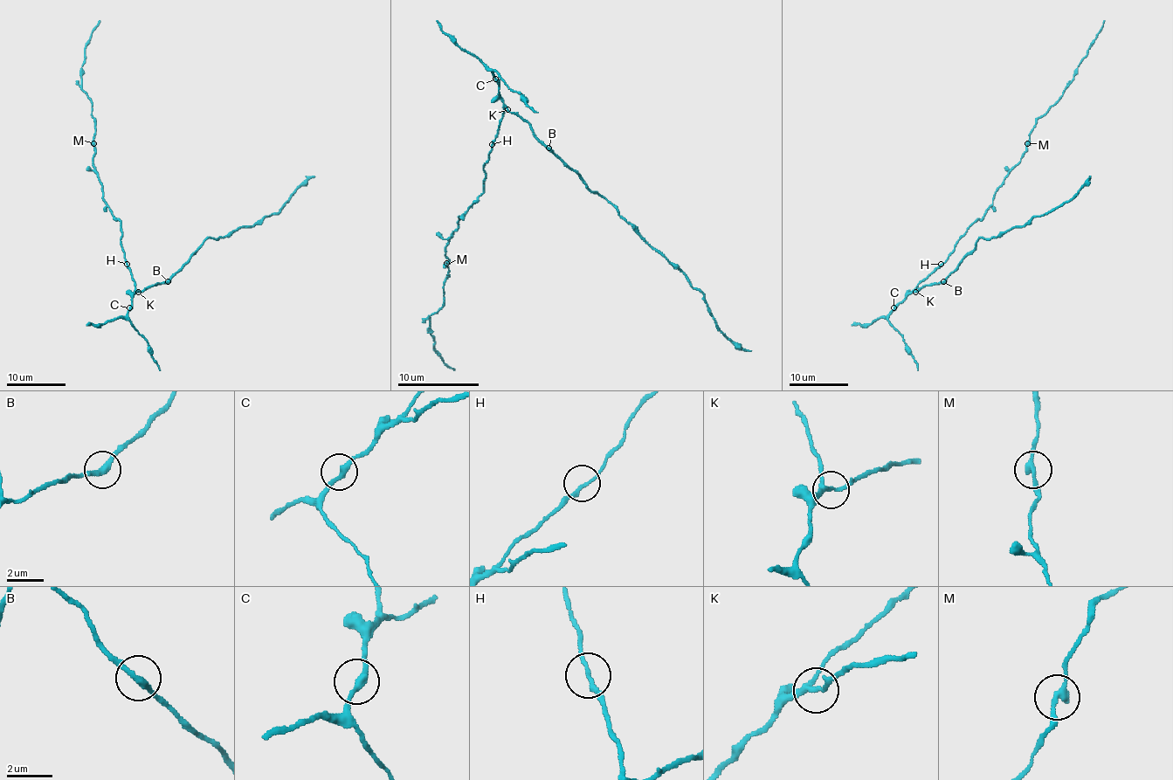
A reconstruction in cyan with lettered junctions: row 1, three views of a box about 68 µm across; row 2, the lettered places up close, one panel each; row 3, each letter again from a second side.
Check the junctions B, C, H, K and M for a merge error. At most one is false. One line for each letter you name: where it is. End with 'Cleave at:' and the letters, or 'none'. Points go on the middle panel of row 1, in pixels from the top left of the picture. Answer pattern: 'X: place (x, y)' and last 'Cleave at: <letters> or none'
Cleave at: none

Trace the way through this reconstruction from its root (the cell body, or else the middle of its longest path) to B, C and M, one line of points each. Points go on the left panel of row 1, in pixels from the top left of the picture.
B: (127, 265), (135, 288), (140, 292), (168, 281)
C: (127, 265), (135, 287), (129, 307)
M: (127, 265), (120, 245), (120, 223), (105, 203), (103, 186), (93, 165), (94, 143)

